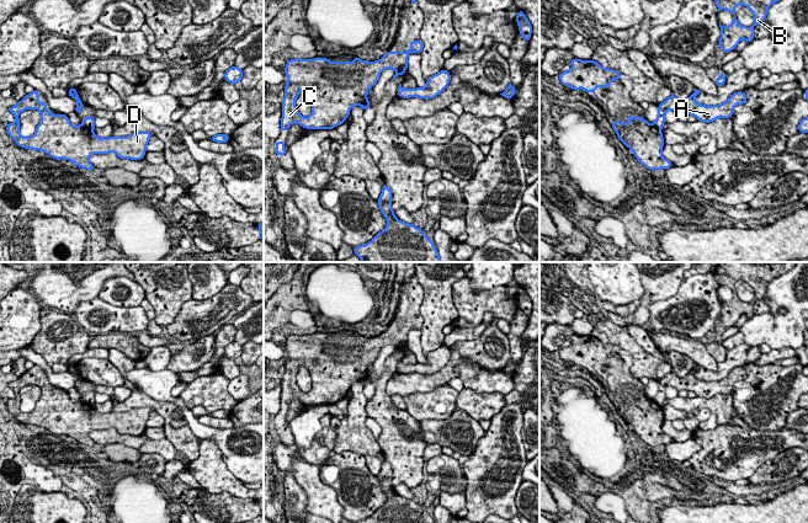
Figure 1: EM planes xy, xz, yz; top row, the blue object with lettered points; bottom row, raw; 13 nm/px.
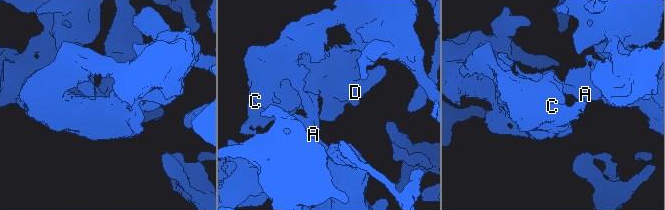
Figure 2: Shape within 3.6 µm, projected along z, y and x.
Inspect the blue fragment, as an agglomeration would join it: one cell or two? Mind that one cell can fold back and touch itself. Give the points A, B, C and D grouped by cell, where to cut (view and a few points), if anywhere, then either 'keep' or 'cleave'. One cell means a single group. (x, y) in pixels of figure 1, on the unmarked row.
A / B C D; cut in xy along (81, 400), (92, 406); cleave

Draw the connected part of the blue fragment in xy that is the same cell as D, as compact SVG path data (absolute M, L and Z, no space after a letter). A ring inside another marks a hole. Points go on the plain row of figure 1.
M33 365L9 384L9 388L15 393L15 397L6 401L6 407L16 421L43 427L55 436L69 436L78 443L89 447L95 445L89 436L92 429L115 428L119 434L144 434L153 409L137 407L127 412L100 413L94 406L83 401L73 401L67 390L52 390L47 385L47 378L39 378L38 368L38 365ZM26 385L41 388L39 400L32 412L20 410L18 390Z

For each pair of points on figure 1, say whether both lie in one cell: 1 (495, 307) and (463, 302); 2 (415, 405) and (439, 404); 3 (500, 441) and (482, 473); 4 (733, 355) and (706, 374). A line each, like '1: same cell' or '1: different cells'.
1: same cell
2: same cell
3: same cell
4: same cell

